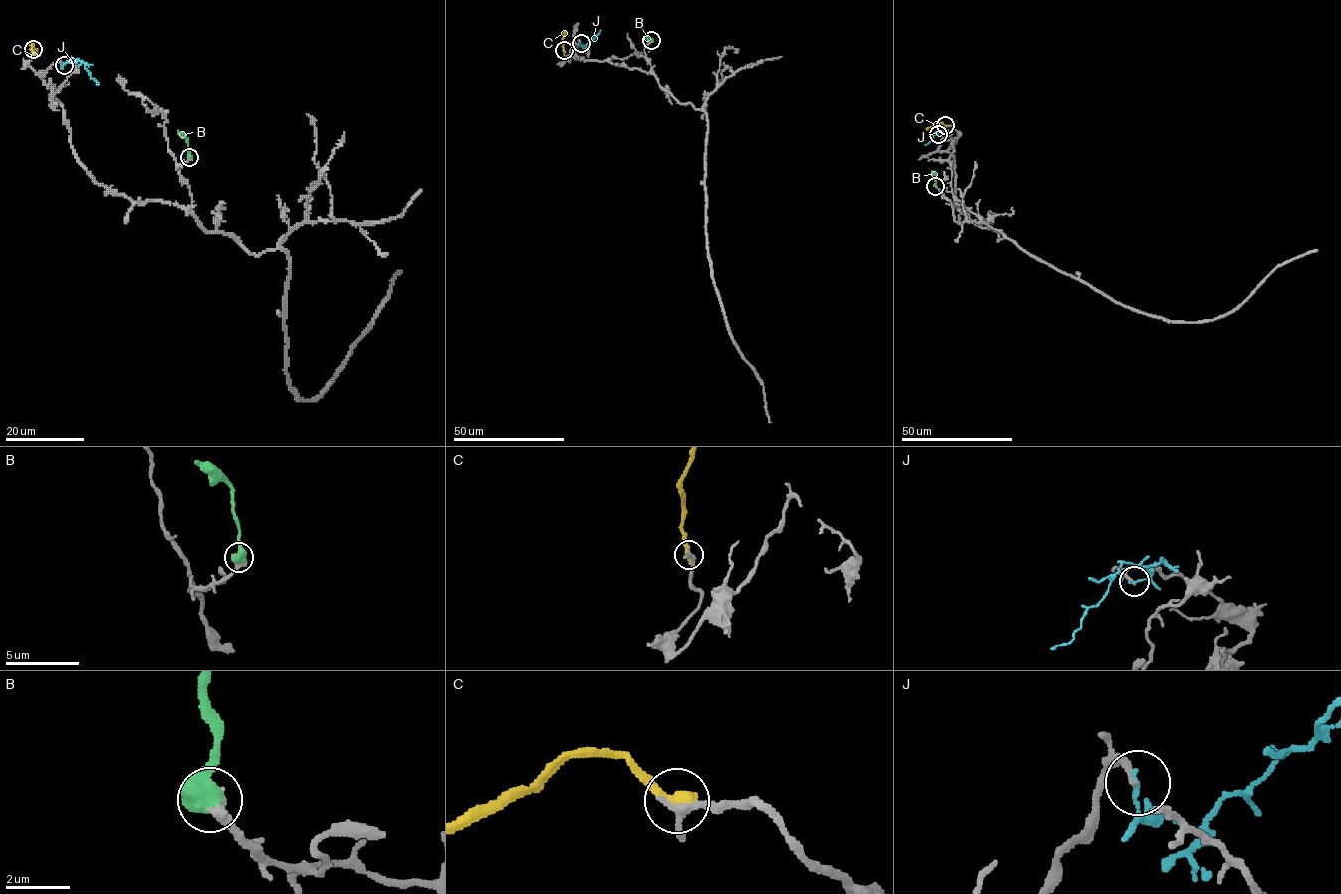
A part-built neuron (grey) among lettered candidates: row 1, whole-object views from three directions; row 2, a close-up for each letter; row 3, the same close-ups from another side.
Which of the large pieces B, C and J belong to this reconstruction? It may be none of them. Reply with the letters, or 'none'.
B

